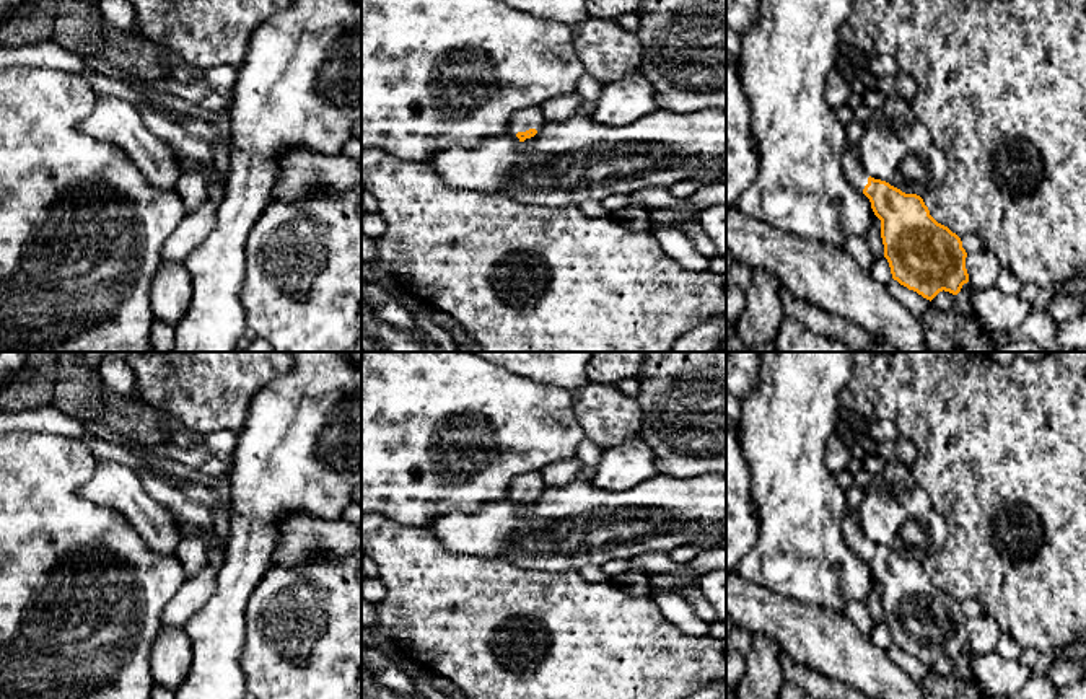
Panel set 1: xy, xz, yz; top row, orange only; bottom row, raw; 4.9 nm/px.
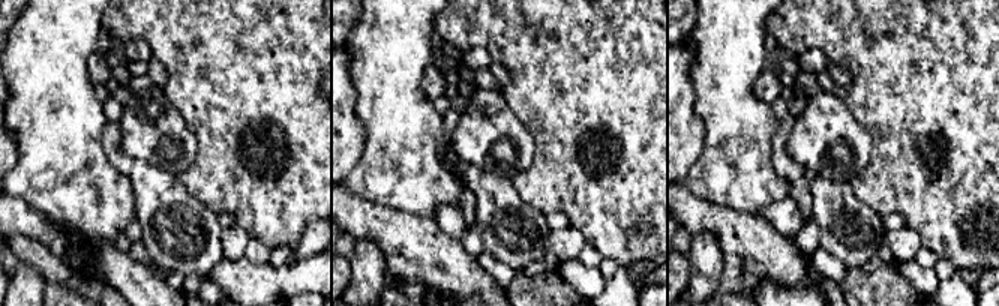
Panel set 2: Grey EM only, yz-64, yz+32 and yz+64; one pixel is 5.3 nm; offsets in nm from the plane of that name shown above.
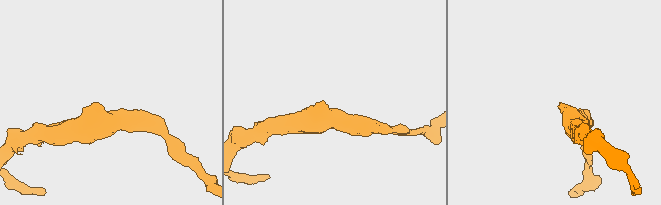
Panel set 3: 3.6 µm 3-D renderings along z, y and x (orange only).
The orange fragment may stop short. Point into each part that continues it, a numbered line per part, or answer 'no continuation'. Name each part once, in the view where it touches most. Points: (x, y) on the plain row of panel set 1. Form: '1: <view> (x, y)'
1: xz (529, 483)

